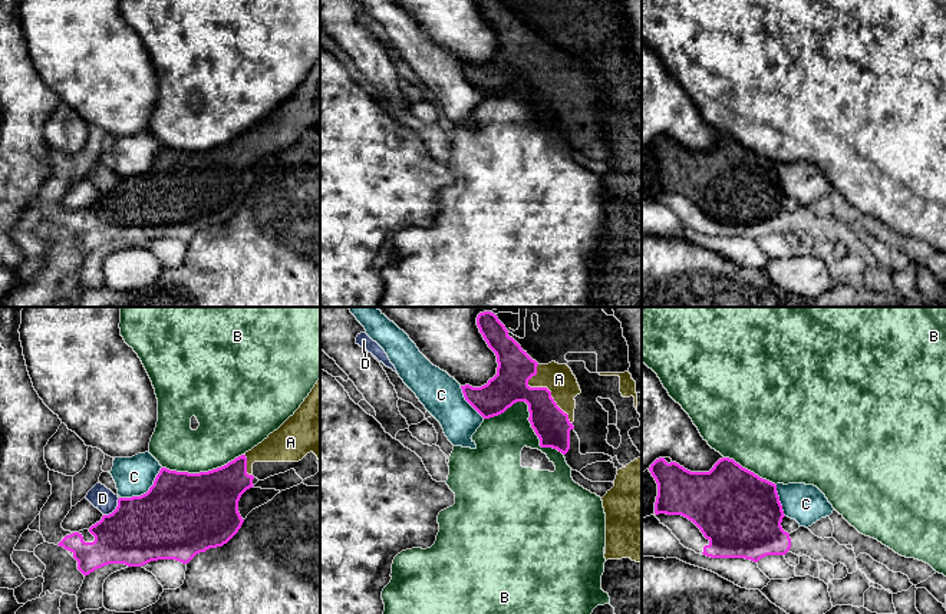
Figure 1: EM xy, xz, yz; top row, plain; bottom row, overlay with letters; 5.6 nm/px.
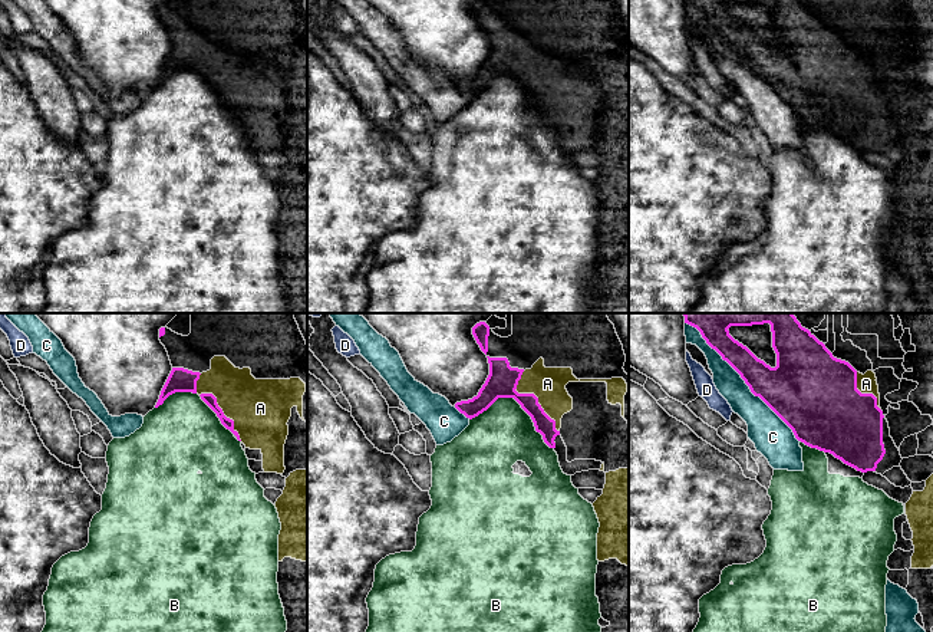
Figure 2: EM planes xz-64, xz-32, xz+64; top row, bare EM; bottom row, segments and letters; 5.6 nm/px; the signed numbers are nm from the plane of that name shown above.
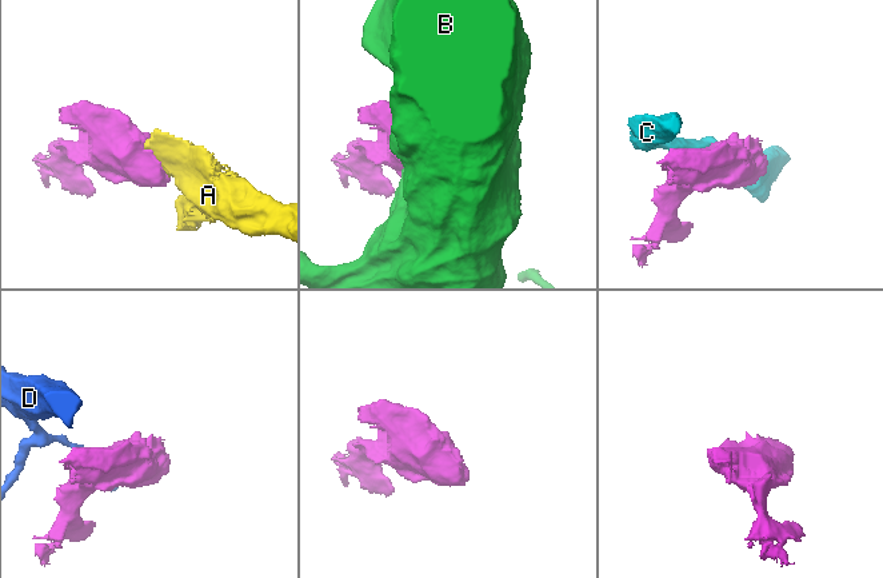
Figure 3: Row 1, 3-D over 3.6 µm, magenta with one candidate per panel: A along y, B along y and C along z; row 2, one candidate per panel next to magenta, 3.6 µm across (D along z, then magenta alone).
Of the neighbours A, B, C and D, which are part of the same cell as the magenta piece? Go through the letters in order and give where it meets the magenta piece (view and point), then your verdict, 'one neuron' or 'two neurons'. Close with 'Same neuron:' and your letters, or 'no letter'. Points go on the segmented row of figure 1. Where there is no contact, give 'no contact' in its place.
A: contact xz (546, 388); one neuron
B: contact xz (530, 415); two neurons
C: contact xy (147, 492); two neurons
D: contact xy (115, 509); two neurons
Same neuron: A

